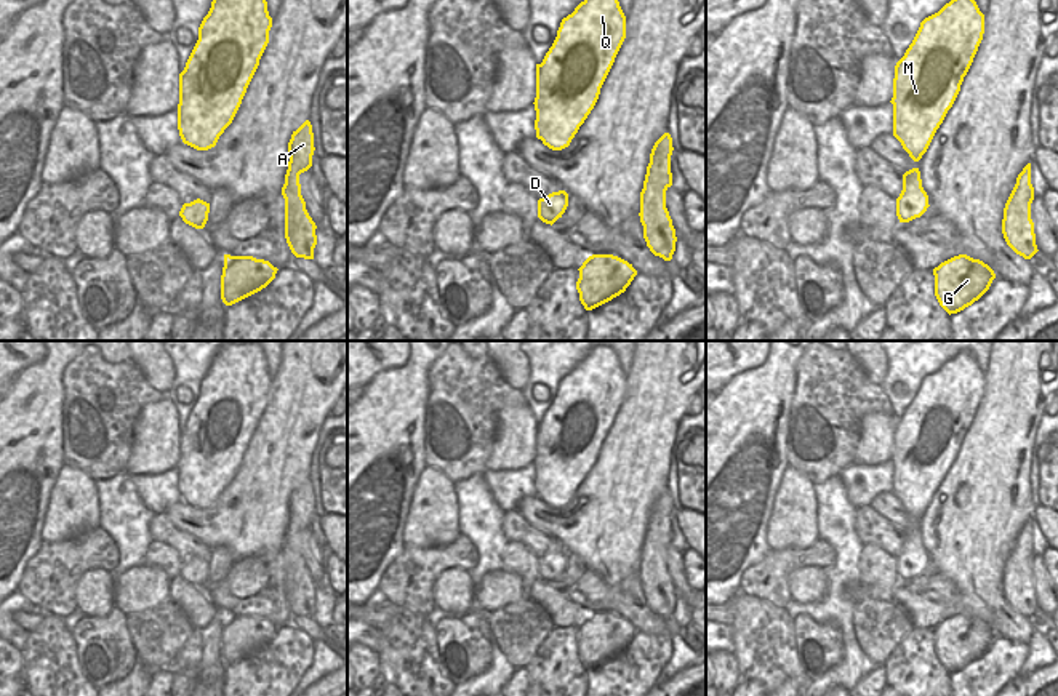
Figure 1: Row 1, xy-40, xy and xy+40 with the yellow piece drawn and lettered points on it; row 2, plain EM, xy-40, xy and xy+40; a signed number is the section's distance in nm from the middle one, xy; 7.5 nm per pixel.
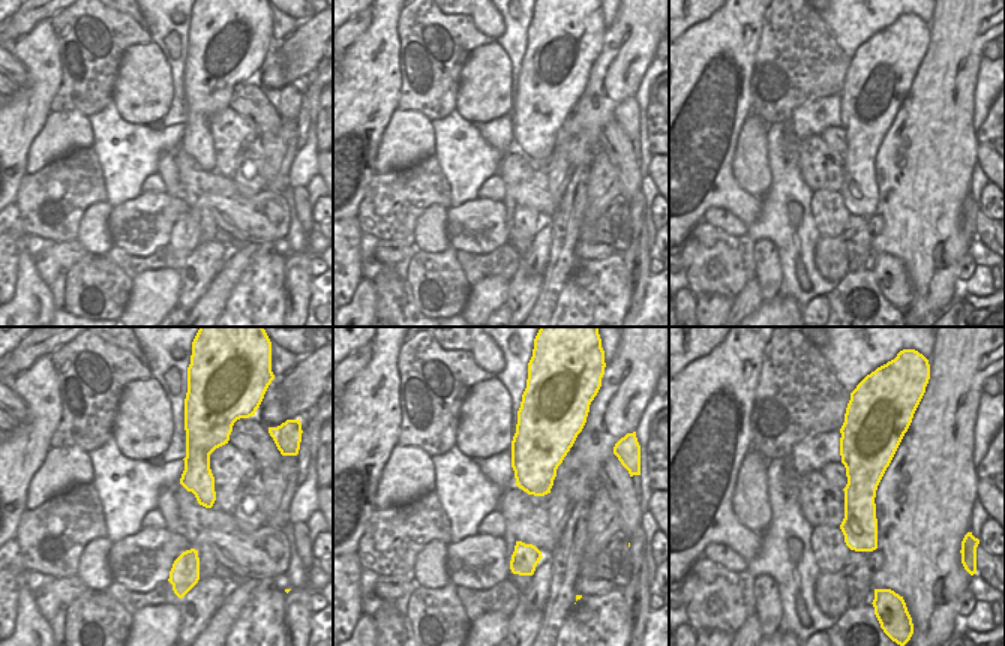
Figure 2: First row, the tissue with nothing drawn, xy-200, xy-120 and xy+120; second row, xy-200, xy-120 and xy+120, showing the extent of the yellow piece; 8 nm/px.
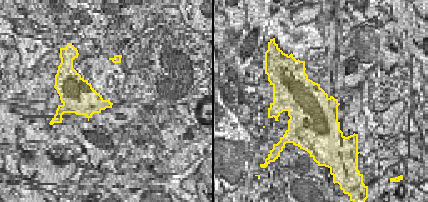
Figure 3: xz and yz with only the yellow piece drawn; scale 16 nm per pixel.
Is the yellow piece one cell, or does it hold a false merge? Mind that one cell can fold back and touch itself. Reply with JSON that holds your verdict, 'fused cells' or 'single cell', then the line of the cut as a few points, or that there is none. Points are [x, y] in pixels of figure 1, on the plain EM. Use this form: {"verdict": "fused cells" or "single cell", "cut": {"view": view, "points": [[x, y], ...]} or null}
{"verdict": "single cell", "cut": null}

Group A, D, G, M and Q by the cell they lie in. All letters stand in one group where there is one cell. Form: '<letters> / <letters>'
A D G M Q

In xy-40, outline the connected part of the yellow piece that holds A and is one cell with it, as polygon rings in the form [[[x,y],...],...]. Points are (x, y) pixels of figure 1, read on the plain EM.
[[[306,478],[293,490],[288,501],[288,528],[282,554],[285,557],[285,597],[296,616],[314,618],[317,603],[315,581],[306,568],[306,560],[301,554],[299,533],[312,525],[314,514],[312,483]]]

